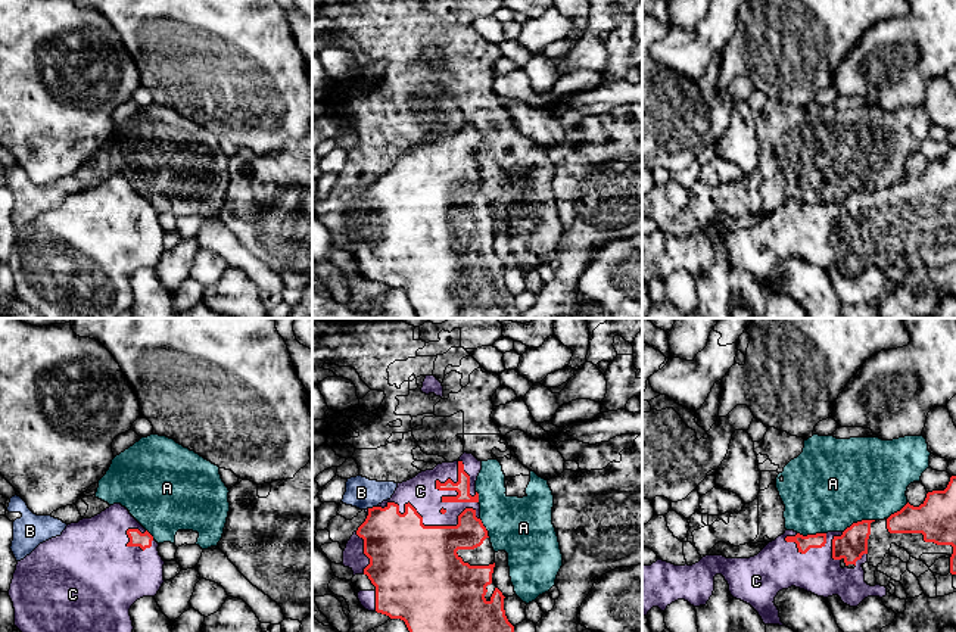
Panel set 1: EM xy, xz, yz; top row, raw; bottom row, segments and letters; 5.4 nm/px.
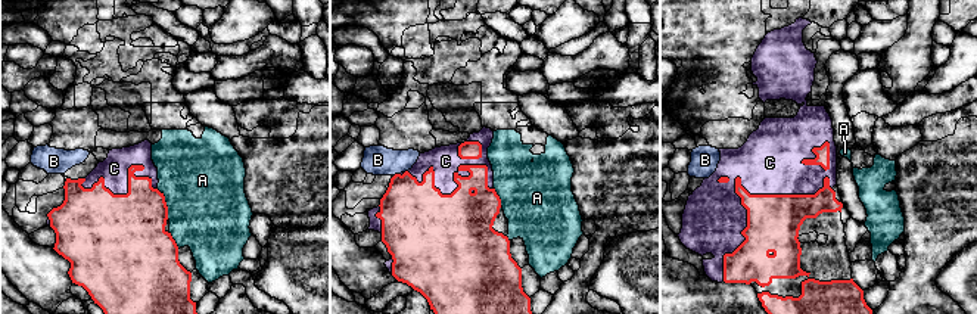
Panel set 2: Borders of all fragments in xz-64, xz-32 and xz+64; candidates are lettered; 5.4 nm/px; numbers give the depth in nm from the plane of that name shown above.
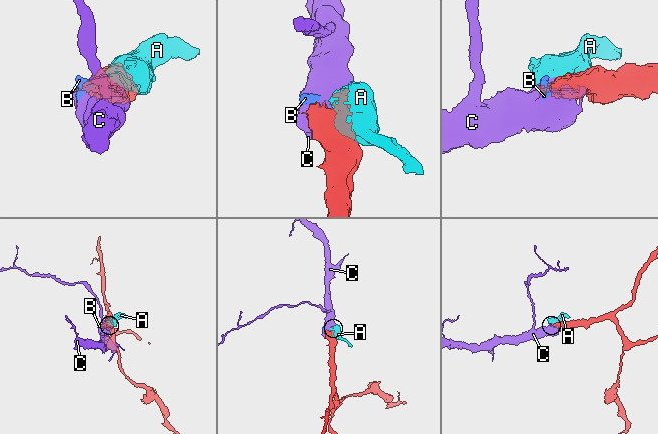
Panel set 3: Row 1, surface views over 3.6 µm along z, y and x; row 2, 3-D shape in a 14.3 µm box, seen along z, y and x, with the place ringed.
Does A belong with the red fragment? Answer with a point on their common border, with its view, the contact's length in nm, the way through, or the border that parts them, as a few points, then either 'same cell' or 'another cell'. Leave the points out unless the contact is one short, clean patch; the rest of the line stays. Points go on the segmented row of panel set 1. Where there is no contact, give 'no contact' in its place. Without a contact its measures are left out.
meets red in yz at (858, 522); contact 190 nm long; another cell

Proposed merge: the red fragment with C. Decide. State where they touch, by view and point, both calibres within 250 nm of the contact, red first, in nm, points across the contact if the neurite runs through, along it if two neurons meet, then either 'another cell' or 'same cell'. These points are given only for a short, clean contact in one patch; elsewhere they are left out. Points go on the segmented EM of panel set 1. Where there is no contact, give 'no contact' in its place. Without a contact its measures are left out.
contact xz (436, 485); calibres 80 and 170 nm; same cell

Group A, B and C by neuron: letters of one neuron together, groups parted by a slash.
A B / C

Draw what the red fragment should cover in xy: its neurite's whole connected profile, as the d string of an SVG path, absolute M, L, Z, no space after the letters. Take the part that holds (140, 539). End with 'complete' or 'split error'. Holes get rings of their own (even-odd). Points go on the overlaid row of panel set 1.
M121 504L68 524L60 536L40 544L18 561L9 589L15 626L21 632L133 632L131 605L143 597L155 597L165 582L165 561L158 547L153 536Z | split error

